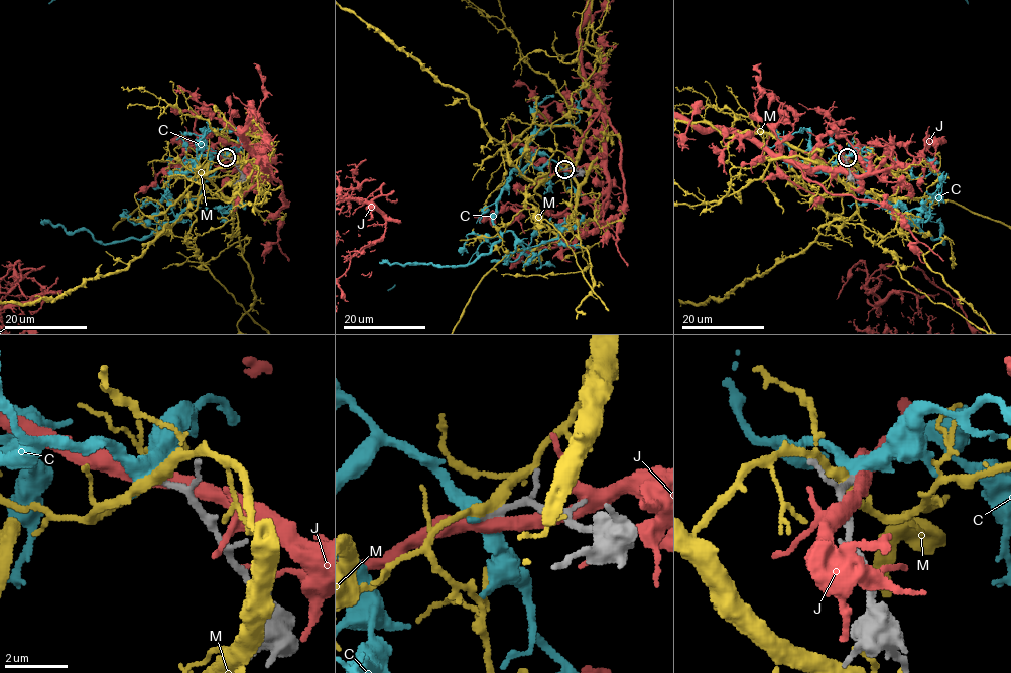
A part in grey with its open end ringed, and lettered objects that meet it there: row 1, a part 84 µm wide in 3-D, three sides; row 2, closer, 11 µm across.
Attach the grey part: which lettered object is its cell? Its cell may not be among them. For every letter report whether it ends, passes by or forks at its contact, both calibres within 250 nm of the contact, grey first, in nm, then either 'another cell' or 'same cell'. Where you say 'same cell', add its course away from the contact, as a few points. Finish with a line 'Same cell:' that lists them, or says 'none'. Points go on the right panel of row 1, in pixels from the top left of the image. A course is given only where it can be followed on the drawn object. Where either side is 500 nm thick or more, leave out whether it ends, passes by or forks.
C: it passes by; calibres 240 and 480 nm; same cell; course (847, 158), (838, 153), (875, 202), (908, 222), (929, 217), (941, 191), (934, 158)
J: it passes by; calibres 240 and 420 nm; another cell
M: it passes by; calibres 240 and 360 nm; another cell
Same cell: C

